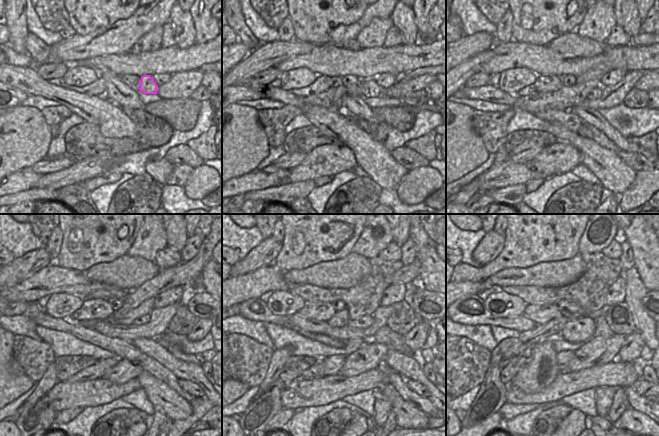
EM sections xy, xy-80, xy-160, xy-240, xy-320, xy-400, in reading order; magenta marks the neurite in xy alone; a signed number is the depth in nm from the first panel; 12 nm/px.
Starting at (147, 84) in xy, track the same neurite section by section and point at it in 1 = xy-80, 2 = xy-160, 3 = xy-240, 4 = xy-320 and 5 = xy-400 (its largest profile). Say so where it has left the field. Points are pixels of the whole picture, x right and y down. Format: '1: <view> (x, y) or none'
1: xy-80 (371, 89)
2: xy-160 (596, 93)
3: xy-240 (142, 320)
4: xy-320 (363, 322)
5: xy-400 (582, 329)

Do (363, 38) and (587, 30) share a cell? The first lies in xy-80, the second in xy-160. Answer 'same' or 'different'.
same

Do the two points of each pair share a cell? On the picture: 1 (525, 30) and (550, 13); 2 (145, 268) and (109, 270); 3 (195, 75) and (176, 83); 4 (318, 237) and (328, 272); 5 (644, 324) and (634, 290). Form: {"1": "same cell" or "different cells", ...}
{"1": "same cell", "2": "same cell", "3": "same cell", "4": "different cells", "5": "same cell"}

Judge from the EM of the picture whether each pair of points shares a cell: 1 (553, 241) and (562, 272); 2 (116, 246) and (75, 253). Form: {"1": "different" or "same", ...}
{"1": "different", "2": "same"}

